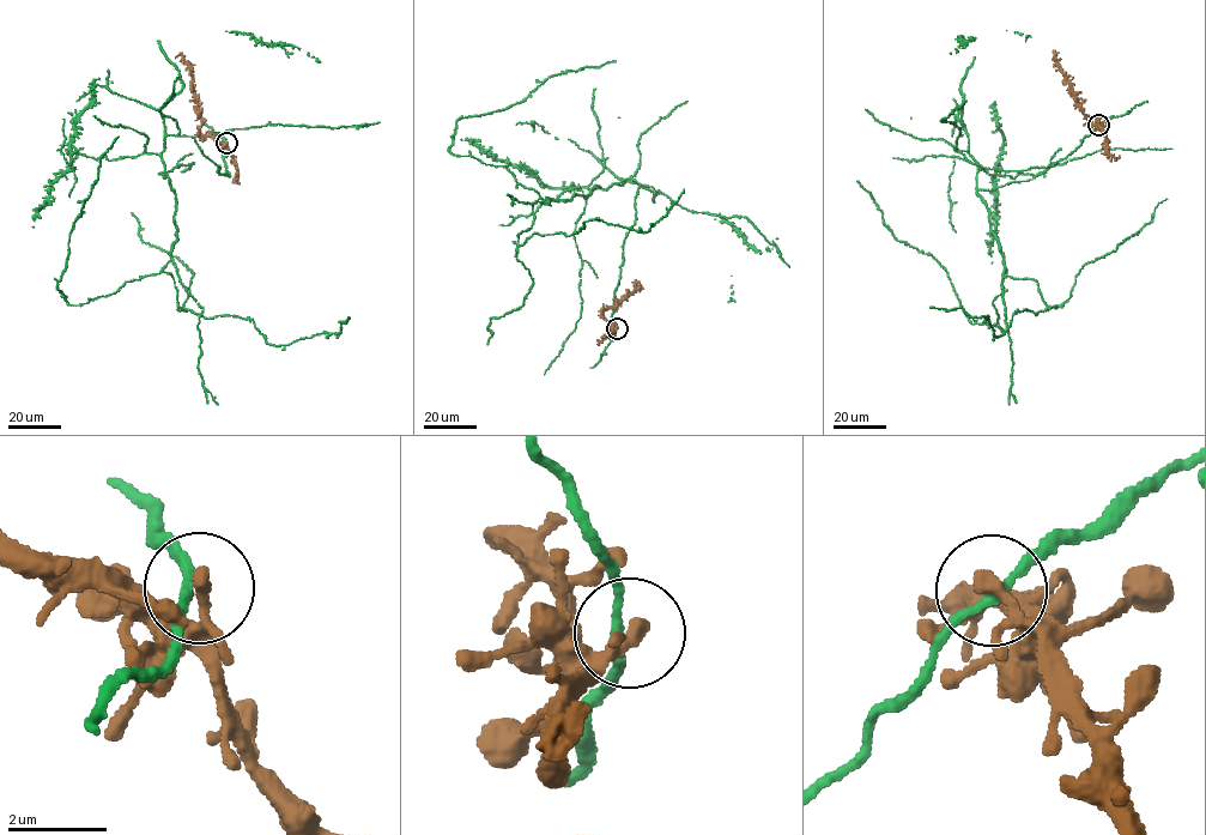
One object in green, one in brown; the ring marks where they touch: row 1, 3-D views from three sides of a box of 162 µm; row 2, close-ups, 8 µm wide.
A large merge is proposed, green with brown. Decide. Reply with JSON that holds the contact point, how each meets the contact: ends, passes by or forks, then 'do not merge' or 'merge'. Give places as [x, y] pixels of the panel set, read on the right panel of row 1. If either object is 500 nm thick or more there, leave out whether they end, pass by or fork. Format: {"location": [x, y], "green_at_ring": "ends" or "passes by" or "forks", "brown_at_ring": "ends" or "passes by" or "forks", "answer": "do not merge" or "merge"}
{"location": [1098, 125], "green_at_ring": "passes by", "brown_at_ring": "passes by", "answer": "merge"}

